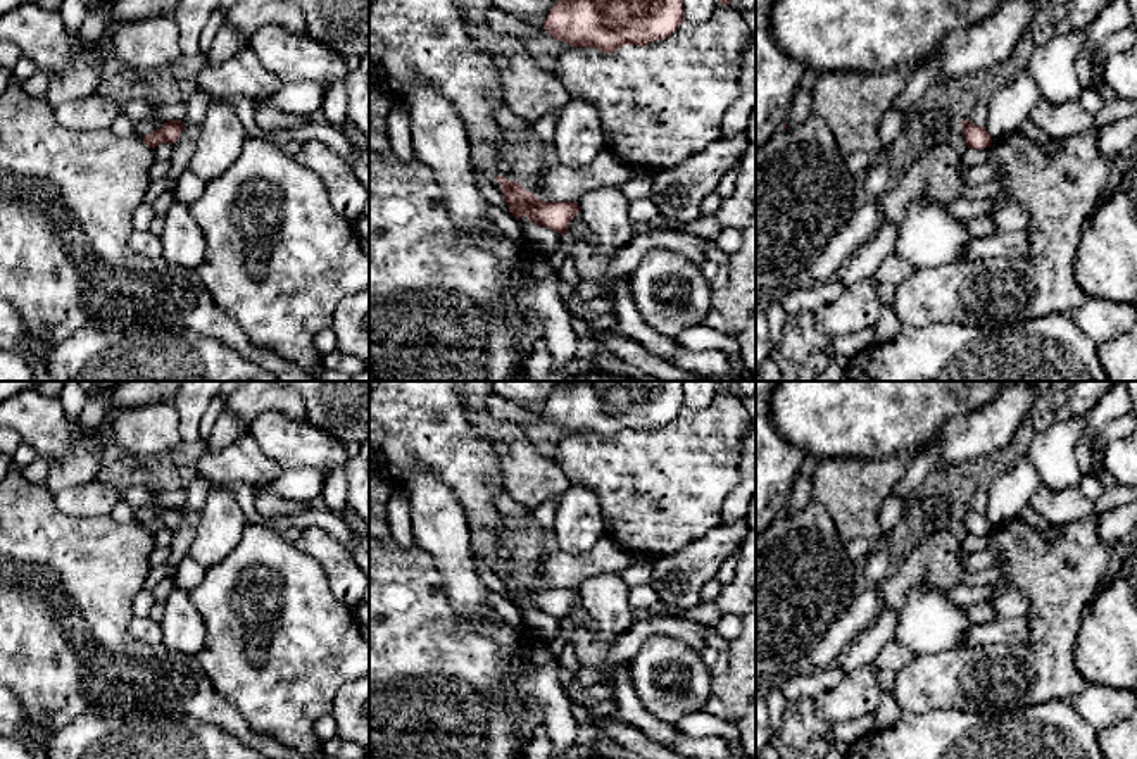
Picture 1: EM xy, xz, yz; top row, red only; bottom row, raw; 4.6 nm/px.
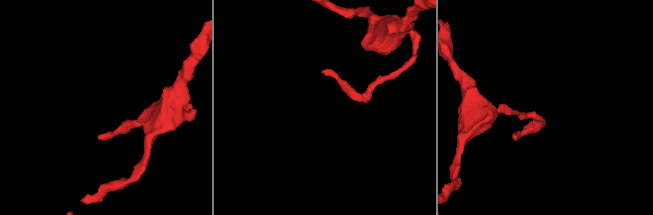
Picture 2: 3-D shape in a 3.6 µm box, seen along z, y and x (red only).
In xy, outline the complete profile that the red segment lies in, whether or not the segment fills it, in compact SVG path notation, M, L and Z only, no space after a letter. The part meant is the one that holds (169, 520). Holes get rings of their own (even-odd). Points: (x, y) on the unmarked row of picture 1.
M167 507L160 516L150 521L140 521L147 531L155 535L160 530L176 530L185 516L181 507Z

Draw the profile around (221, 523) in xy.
M210 485L197 514L198 528L188 555L209 569L236 549L250 521L226 485Z

